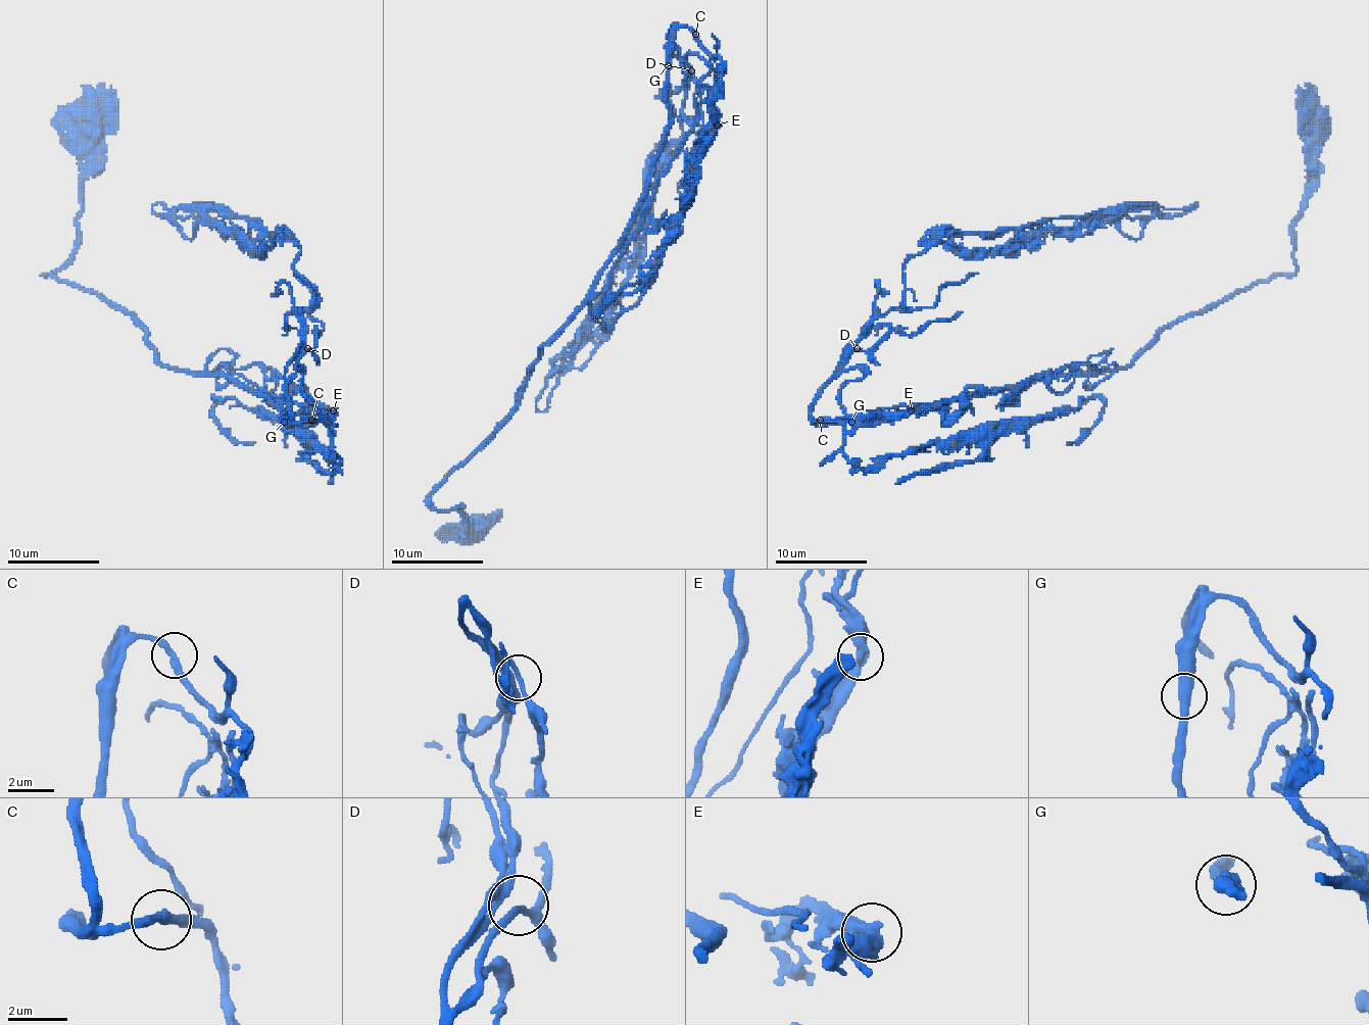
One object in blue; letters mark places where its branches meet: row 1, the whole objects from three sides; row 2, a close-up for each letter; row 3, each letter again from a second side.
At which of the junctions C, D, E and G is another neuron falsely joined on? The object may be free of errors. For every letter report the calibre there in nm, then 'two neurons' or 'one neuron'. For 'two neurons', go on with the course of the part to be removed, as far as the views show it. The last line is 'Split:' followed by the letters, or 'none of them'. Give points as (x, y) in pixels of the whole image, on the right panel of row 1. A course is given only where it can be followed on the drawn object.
C: calibre 280 nm; one neuron
D: calibre 200 nm; one neuron
E: calibre 440 nm; one neuron
G: calibre 480 nm; one neuron
Split: none of them

